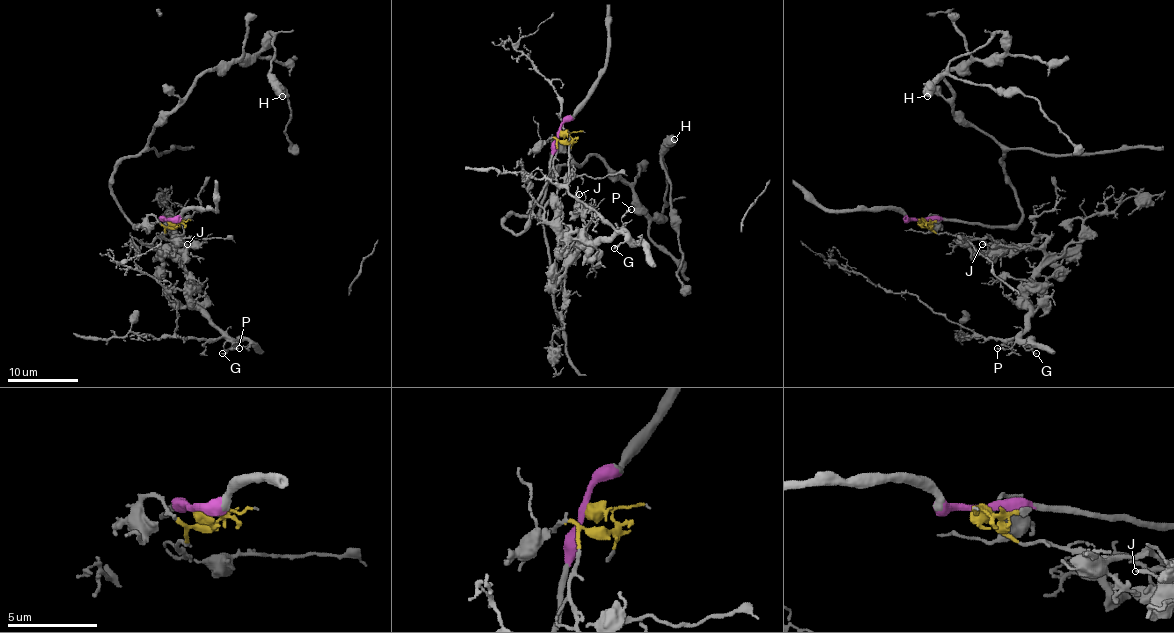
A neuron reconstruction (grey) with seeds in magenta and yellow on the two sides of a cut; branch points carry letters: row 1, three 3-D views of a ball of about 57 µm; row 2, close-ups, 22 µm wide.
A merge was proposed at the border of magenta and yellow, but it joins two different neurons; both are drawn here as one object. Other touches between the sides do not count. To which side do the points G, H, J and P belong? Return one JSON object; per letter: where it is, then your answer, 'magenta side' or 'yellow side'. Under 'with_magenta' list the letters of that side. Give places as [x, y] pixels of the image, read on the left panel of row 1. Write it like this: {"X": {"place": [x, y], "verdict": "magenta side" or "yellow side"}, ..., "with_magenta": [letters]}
{"G": {"place": [222, 353], "verdict": "yellow side"}, "H": {"place": [282, 96], "verdict": "magenta side"}, "J": {"place": [187, 244], "verdict": "yellow side"}, "P": {"place": [239, 348], "verdict": "yellow side"}, "with_magenta": ["H"]}

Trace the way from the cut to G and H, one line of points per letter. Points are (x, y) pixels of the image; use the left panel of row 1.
G: (169, 220), (162, 236), (174, 243), (169, 253), (177, 236), (183, 241), (190, 301), (232, 345), (221, 354)
H: (167, 220), (135, 225), (111, 178), (144, 150), (199, 77), (253, 56), (271, 33), (271, 81), (281, 97)

